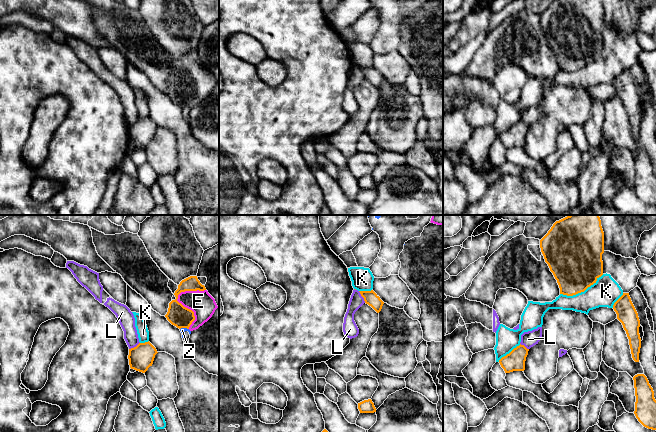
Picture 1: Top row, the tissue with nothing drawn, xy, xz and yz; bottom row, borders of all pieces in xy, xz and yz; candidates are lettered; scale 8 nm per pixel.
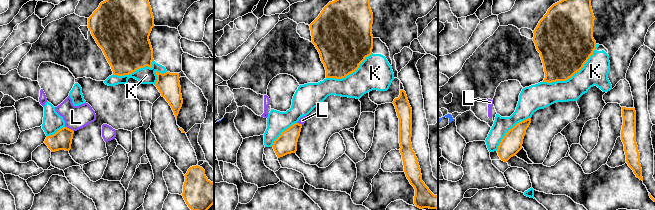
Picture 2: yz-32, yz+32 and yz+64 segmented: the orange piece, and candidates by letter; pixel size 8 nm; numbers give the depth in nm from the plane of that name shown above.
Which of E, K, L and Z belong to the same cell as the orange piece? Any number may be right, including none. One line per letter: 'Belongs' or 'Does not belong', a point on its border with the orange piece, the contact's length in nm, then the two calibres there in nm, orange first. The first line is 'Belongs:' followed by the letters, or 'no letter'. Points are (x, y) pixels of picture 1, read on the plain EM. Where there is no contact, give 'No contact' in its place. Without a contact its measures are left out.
Belongs: E
E: Belongs. Touches orange at xy (176, 76). Shared border 340 nm. Thickness 170 nm (orange) against 200 nm
K: Does not belong. Touches orange at yz (581, 67). Shared border 380 nm. Thickness 420 nm (orange) against 220 nm
L: Does not belong. Touches orange at xz (362, 72). Shared border 110 nm. Thickness 110 nm (orange) against 110 nm
Z: Does not belong. Touches orange at xy (184, 103). Shared border 70 nm. Thickness 170 nm (orange) against 40 nm

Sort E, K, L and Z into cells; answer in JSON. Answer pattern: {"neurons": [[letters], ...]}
{"neurons": [["E"], ["K"], ["L", "Z"]]}

